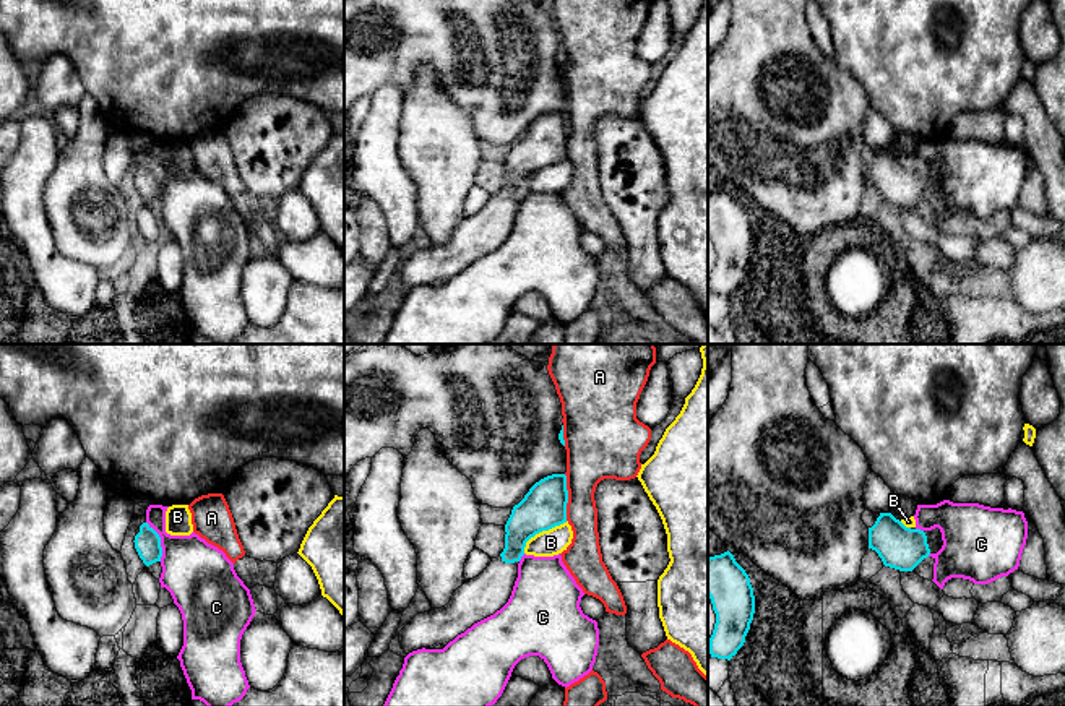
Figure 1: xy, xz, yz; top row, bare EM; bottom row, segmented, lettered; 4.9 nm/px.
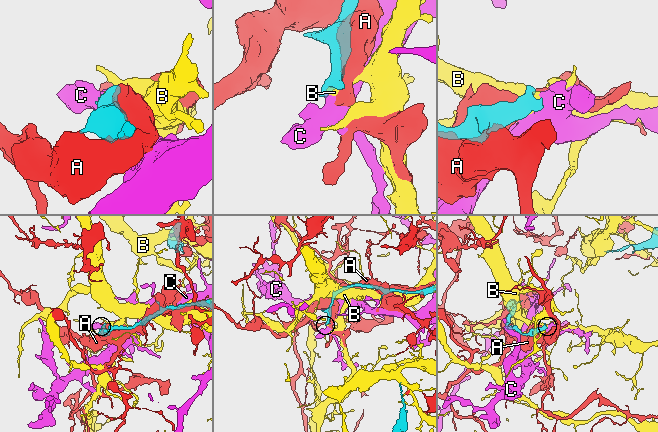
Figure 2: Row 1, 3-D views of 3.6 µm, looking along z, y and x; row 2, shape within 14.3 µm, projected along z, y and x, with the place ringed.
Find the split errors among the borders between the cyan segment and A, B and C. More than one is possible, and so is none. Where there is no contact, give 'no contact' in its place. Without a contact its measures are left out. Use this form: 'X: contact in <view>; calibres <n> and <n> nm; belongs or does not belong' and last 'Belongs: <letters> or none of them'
A: contact in xz; calibres 220 and 260 nm; does not belong
B: contact in xz; calibres 220 and 130 nm; does not belong
C: contact in xy; calibres 130 and 320 nm; does not belong
Belongs: none of them

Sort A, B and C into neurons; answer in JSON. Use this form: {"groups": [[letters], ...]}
{"groups": [["A"], ["B"], ["C"]]}

